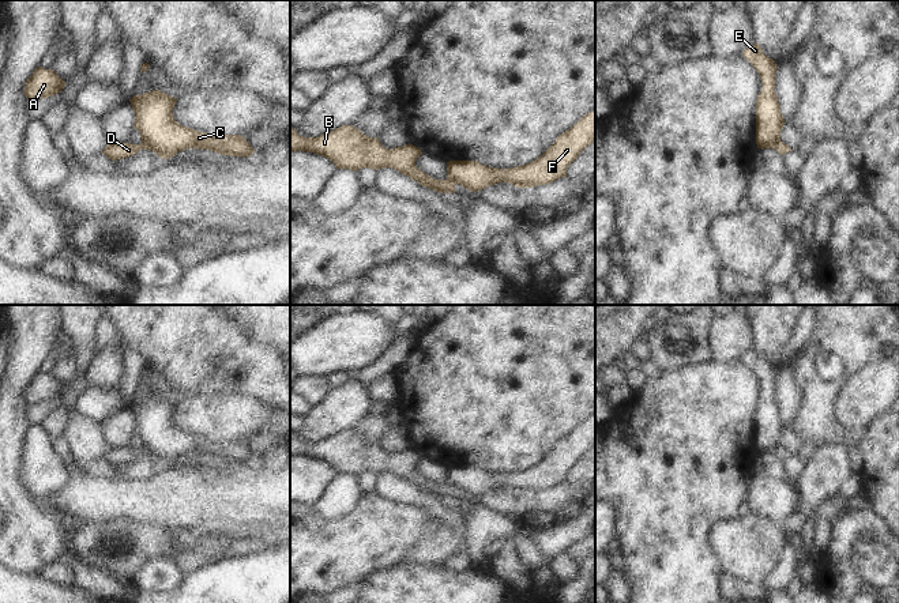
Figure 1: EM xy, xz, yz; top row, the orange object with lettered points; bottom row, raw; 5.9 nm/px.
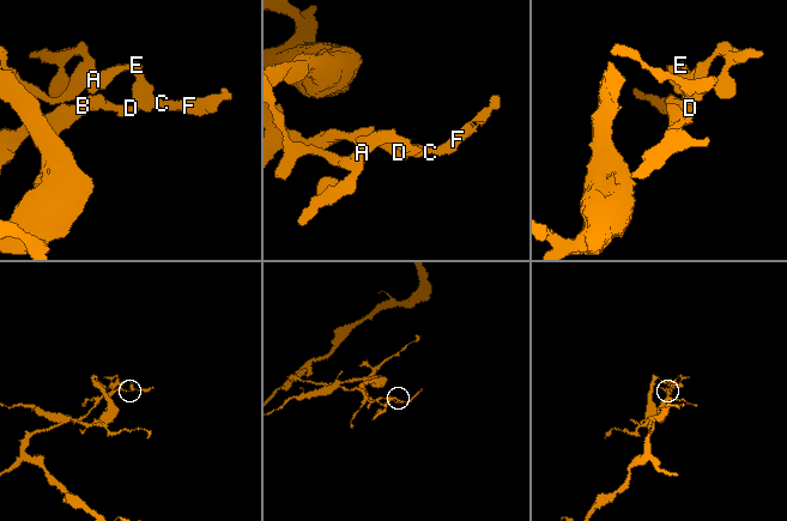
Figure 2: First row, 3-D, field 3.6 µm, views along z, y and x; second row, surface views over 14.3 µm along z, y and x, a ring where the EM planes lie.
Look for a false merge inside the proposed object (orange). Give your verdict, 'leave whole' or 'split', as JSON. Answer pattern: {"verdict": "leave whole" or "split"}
{"verdict": "split"}

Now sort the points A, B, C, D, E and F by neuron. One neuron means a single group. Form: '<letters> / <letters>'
A C E F / B D

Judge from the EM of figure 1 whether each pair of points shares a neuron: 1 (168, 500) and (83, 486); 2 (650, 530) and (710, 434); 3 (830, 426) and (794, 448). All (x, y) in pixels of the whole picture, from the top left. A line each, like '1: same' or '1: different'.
1: same
2: same
3: different

